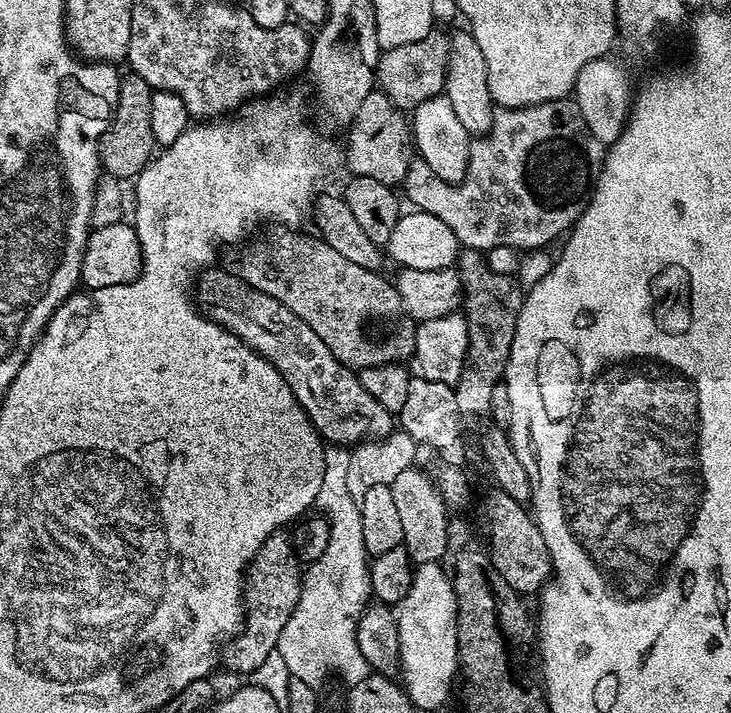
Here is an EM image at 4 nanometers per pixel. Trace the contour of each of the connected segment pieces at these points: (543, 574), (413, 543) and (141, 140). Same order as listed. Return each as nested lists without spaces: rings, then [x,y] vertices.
[[[492,490],[488,496],[488,501],[484,504],[484,520],[488,523],[488,536],[486,532],[486,543],[492,553],[492,561],[510,582],[510,586],[515,592],[527,594],[527,592],[539,593],[544,583],[549,583],[553,575],[552,559],[550,550],[546,550],[546,538],[542,538],[540,528],[537,526],[531,513],[525,505],[514,502],[510,494],[499,490]]]
[[[413,466],[402,470],[398,478],[392,483],[394,503],[402,521],[403,546],[410,554],[413,565],[422,562],[443,561],[446,550],[446,534],[450,519],[449,505],[444,503],[439,487],[424,472],[419,472],[419,467]]]
[[[128,70],[121,75],[116,109],[108,128],[100,139],[100,167],[107,175],[114,176],[121,182],[127,181],[127,176],[128,179],[136,177],[148,165],[148,161],[157,151],[158,145],[154,138],[154,129],[150,126],[150,98],[153,91],[154,89],[146,82],[146,78],[142,78],[136,72]]]

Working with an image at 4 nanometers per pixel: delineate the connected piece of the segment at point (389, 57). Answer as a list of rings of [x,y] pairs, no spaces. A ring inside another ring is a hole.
[[[434,30],[418,42],[409,42],[407,46],[394,46],[381,51],[376,67],[376,82],[379,91],[390,98],[395,108],[411,110],[443,93],[448,69],[448,37],[447,31]]]

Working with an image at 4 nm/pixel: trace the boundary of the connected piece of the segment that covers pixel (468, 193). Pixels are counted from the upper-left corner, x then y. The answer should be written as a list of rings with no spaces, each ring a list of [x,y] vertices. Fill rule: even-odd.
[[[571,99],[552,100],[549,104],[525,108],[497,107],[492,114],[490,130],[471,141],[468,169],[460,183],[446,183],[441,176],[432,173],[424,160],[416,158],[408,165],[402,191],[408,195],[413,209],[442,218],[465,249],[486,254],[494,246],[510,246],[517,250],[540,248],[555,236],[563,237],[584,213],[605,155],[605,145],[590,134],[590,126],[586,126],[578,106]]]

